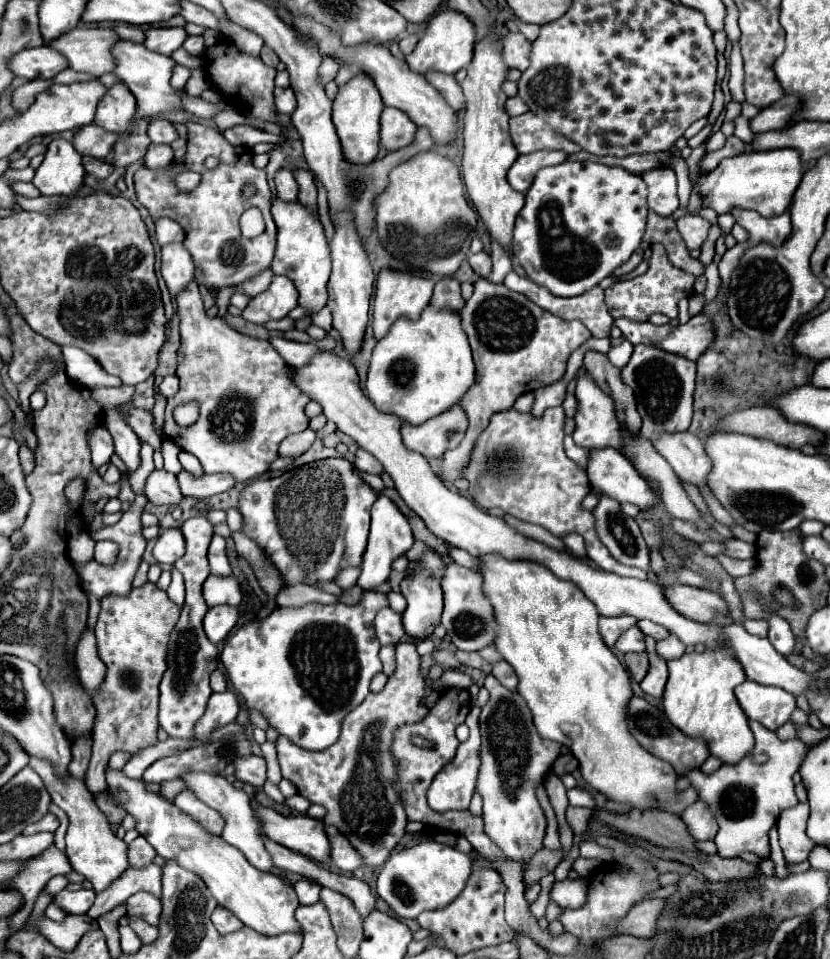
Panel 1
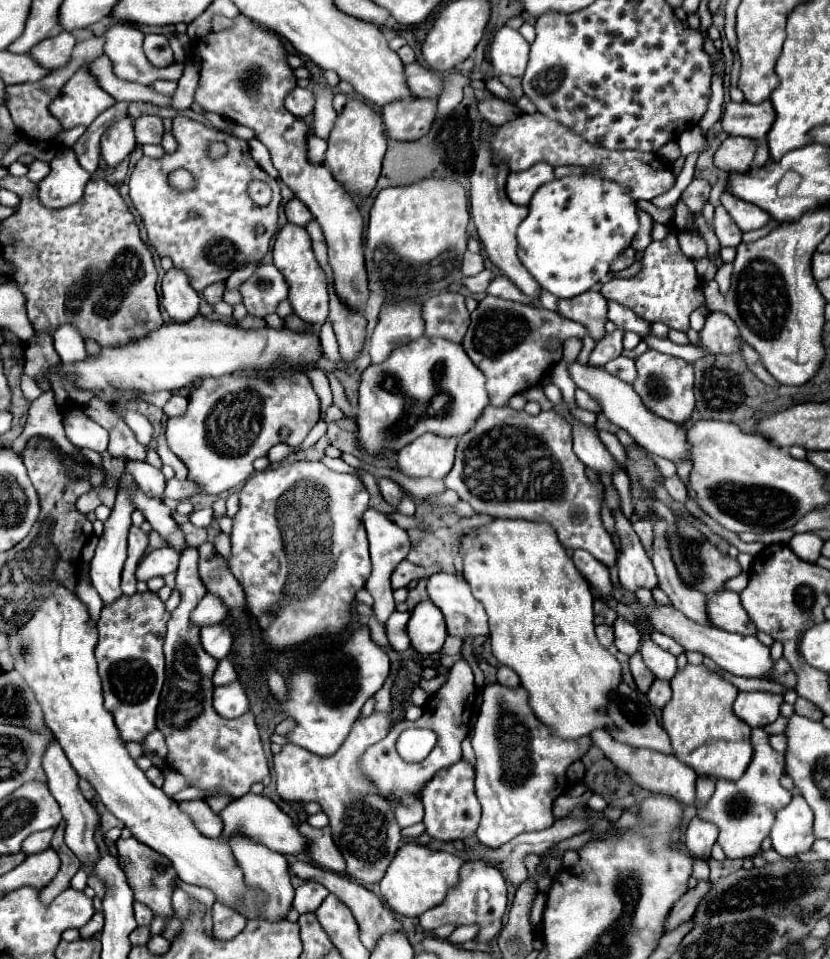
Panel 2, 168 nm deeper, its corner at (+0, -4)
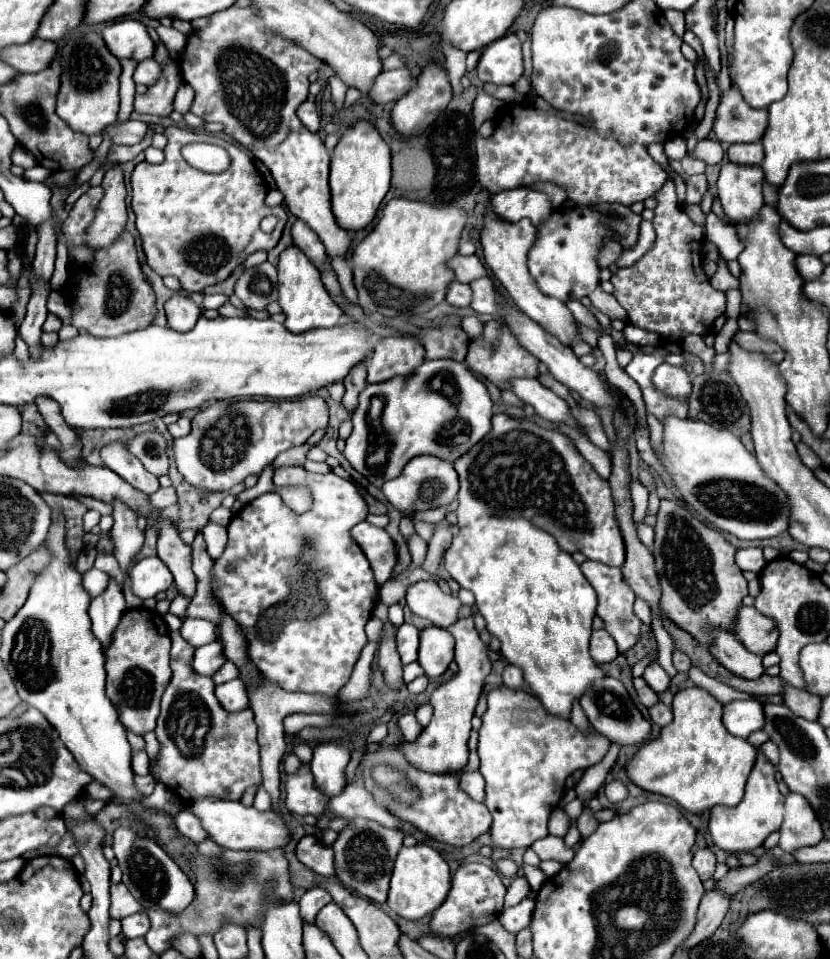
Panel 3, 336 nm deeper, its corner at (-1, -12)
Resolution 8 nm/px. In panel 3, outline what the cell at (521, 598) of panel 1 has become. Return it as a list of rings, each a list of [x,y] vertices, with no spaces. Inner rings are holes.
[[[478,518],[460,528],[450,548],[444,554],[444,568],[448,574],[476,598],[476,606],[486,620],[486,628],[500,640],[500,654],[508,664],[520,666],[524,680],[536,692],[544,708],[560,718],[568,718],[572,700],[584,694],[592,680],[602,678],[602,668],[592,662],[588,640],[592,634],[592,618],[596,610],[596,592],[584,578],[574,558],[564,552],[556,538],[546,530],[536,528],[524,518]]]

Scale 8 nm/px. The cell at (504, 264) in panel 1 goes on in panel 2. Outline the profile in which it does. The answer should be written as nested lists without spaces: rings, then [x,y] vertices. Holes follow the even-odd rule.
[[[483,270],[483,272],[481,272],[481,274],[477,274],[477,276],[463,278],[463,284],[465,284],[471,292],[485,292],[493,278],[495,278],[495,274],[493,274],[491,270]]]

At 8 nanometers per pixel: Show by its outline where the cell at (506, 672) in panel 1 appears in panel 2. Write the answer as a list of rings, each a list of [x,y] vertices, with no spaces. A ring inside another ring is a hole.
[[[501,666],[497,670],[497,682],[503,684],[503,686],[507,686],[507,688],[517,688],[519,686],[519,676],[511,668]]]

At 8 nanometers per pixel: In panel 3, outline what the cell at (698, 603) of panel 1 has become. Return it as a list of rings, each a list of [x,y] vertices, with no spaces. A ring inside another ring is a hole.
[[[744,606],[740,610],[734,632],[740,638],[740,642],[758,656],[774,652],[780,636],[776,622],[750,606]]]

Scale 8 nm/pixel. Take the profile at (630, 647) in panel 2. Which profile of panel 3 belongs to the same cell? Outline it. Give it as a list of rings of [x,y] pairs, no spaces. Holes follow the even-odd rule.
[[[586,560],[580,568],[582,568],[586,580],[592,584],[592,588],[594,588],[596,594],[598,594],[596,614],[604,620],[604,630],[616,640],[620,654],[628,652],[630,648],[636,646],[636,642],[638,642],[638,638],[640,638],[640,626],[642,626],[640,618],[634,614],[636,594],[634,594],[632,588],[624,582],[624,576],[622,576],[622,570],[620,570],[620,568],[612,568],[612,566],[594,562],[594,560]]]

